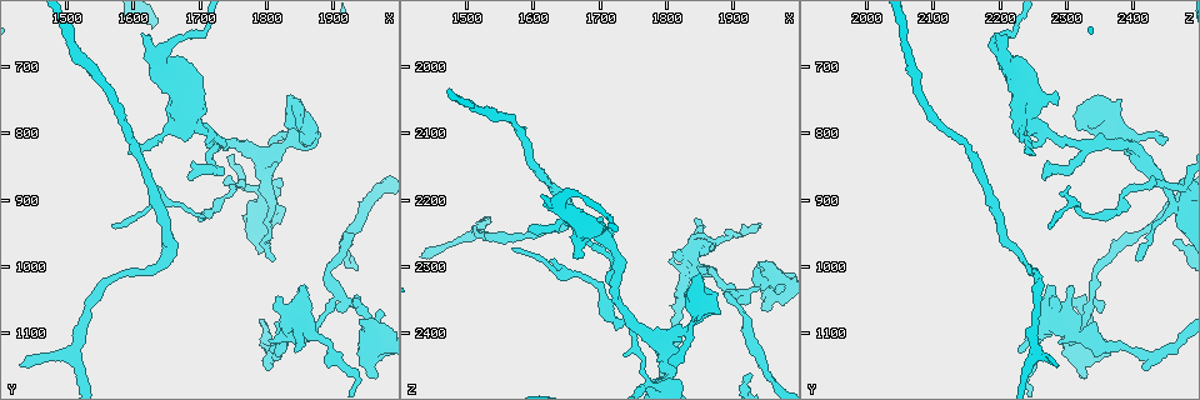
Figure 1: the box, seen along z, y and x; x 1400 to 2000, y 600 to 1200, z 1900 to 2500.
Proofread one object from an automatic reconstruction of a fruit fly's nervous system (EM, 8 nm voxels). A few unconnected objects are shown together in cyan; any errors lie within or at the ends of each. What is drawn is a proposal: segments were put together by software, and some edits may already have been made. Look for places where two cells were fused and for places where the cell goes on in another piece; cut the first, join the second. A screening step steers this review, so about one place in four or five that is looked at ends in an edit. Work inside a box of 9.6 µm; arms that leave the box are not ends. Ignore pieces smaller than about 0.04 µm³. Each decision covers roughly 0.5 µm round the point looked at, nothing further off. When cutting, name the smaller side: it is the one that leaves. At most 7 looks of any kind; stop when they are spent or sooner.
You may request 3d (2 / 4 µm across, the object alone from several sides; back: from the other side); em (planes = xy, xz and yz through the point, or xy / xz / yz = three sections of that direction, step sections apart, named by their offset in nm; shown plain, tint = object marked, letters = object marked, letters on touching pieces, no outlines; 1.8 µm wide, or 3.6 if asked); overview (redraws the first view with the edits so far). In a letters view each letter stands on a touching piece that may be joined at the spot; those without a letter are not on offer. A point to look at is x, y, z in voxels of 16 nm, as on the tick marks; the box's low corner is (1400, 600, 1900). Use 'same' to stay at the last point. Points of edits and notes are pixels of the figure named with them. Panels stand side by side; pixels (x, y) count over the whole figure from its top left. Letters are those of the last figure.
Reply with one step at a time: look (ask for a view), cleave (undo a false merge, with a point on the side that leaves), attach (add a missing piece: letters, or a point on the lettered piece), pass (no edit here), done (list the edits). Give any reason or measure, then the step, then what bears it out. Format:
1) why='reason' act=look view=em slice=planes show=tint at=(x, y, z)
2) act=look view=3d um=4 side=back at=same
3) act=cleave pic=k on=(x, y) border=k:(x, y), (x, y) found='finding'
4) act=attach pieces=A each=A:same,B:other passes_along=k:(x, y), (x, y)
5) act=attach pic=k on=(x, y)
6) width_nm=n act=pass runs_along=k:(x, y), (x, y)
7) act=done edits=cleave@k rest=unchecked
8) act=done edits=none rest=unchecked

why='thick turns thin' act=look view=3d um=4 side=back at=(1800, 915, 2470)

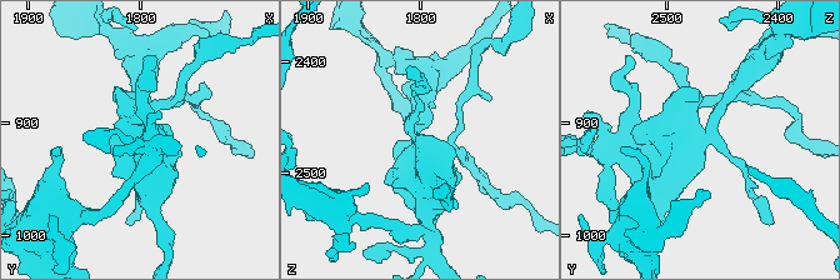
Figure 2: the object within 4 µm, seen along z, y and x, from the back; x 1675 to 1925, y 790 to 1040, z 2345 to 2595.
why='now the EM' act=look view=em um=3.6 slice=yz step=4 show=tint at=(1802, 914, 2470)

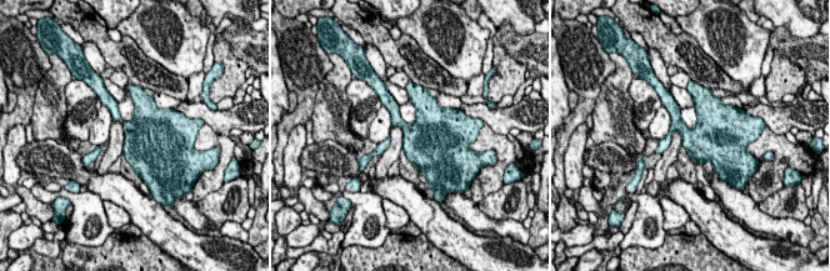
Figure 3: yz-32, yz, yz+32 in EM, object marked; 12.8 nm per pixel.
why='see the neighbours' act=look view=em um=3.6 slice=yz step=4 show=letters at=same

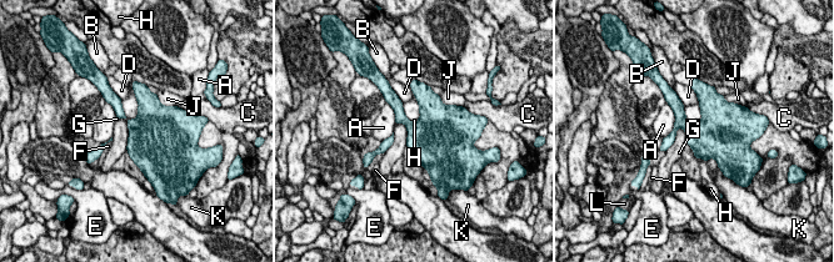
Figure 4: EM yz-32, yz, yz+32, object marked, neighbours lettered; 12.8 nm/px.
longest_contact=A:480nm act=pass each=A:other,B:other,C:other,D:other,E:other,F:other,G:other,H:other,J:other,K:other,L:other found='one cell here'

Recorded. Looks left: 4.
act=look view=3d um=2 at=(1695, 775, 2240)

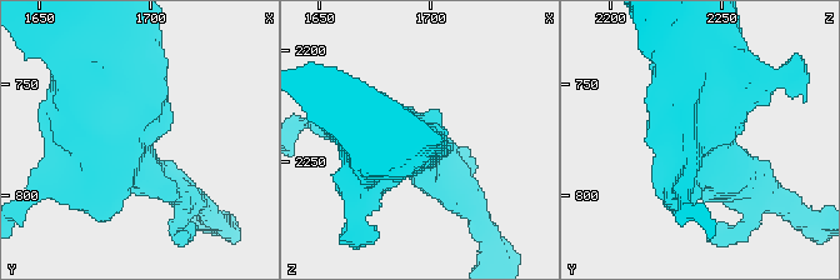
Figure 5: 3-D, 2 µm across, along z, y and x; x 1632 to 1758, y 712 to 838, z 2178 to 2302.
why='shape alone is not enough' act=look view=em um=3.6 slice=xy step=16 show=tint at=(1689, 775, 2243)

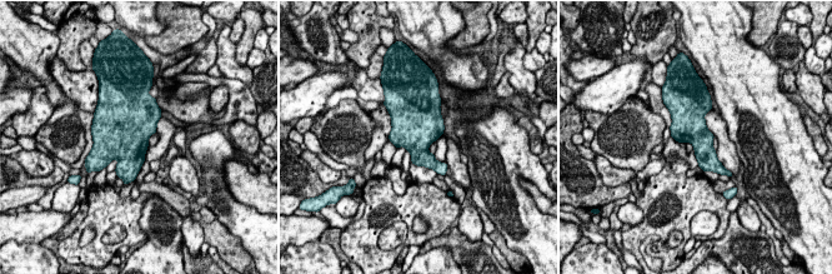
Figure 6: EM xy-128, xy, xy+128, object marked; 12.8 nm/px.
act=look view=em um=3.6 slice=xz step=16 show=letters at=same

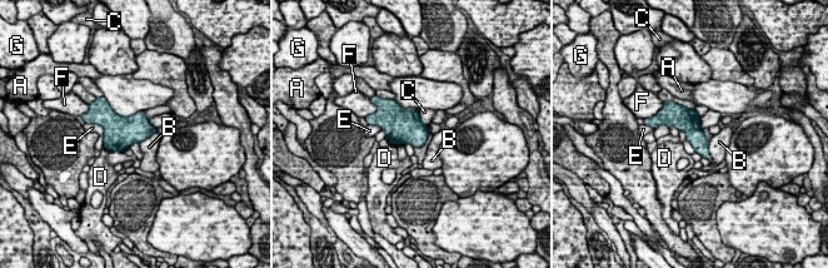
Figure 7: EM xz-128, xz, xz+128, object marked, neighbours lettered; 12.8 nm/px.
width_nm=260 act=pass each=A:other,B:other,C:other,D:other,E:other,F:other,G:other border=7:(418, 112), (419, 119), (427, 127) found='one cell here'

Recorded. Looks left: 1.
act=look view=em um=3.6 slice=planes show=letters at=(1920, 1045, 2340)

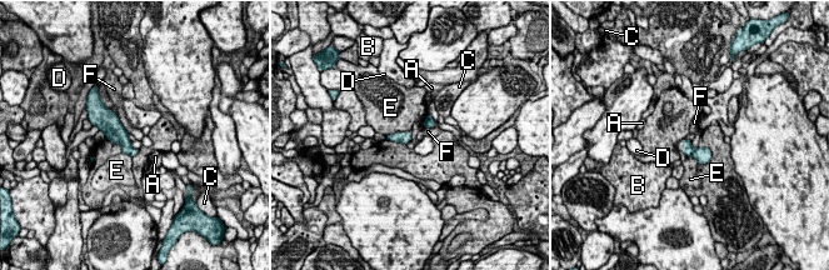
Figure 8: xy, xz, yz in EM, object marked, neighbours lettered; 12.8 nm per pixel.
longest_contact=F:300nm act=pass each=A:other,B:other,C:other,D:other,E:other,F:other found='all the same cell'

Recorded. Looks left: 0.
act=done edits=none rest=unchecked

